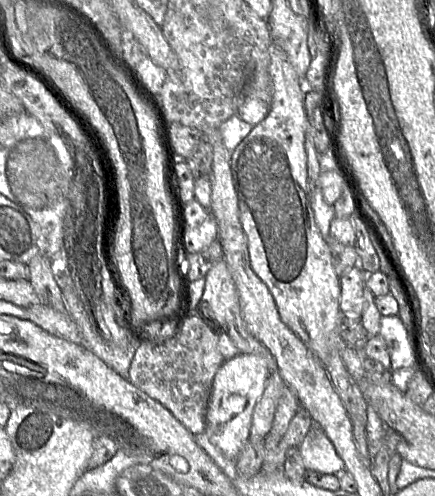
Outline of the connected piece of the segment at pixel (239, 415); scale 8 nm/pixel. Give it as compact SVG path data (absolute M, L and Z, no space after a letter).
M239 353L219 368L213 379L204 433L222 454L236 460L250 436L253 411L270 375L266 356Z

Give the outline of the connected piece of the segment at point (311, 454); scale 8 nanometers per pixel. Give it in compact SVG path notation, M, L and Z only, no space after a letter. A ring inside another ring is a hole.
M317 425L312 426L306 434L300 445L300 452L307 470L324 474L336 474L346 470L332 441Z

